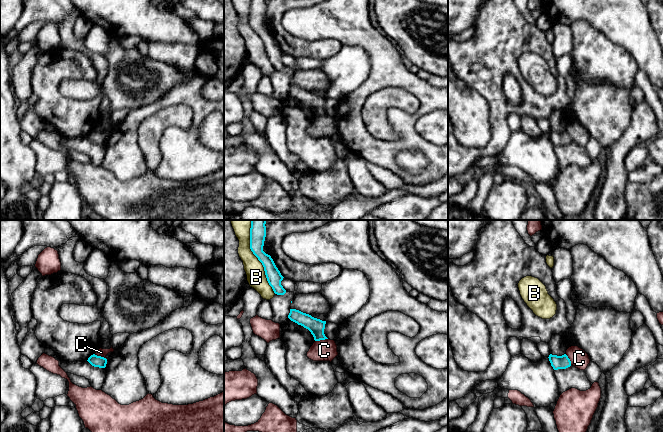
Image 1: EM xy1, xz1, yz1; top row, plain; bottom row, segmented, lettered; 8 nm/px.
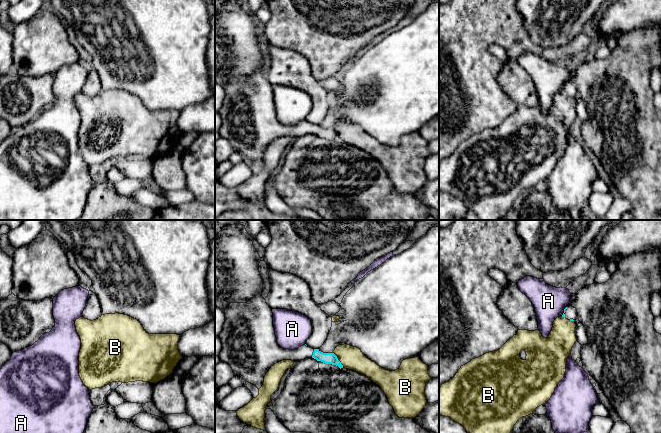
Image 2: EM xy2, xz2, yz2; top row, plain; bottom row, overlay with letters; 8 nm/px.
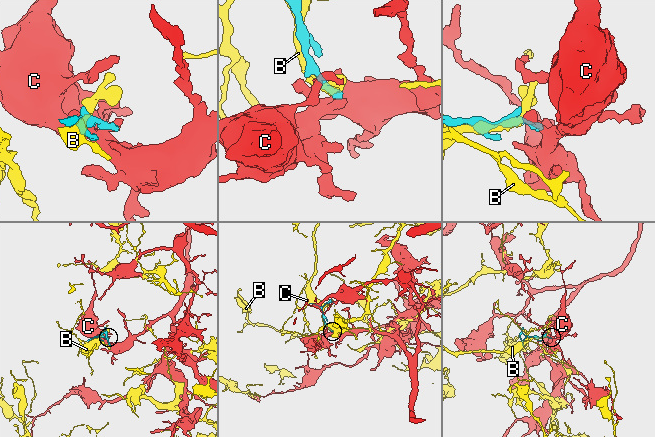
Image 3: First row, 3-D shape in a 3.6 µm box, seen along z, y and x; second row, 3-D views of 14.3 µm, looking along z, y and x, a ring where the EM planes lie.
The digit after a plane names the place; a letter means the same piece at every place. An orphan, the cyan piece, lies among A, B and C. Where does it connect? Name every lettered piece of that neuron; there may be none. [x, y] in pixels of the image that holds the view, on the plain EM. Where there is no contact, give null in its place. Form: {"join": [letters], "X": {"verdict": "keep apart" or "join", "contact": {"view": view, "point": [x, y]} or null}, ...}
{"join": [], "A": {"verdict": "keep apart", "contact": {"view": "yz2", "point": [565, 84]}}, "B": {"verdict": "keep apart", "contact": {"view": "xz1", "point": [258, 35]}}, "C": {"verdict": "keep apart", "contact": {"view": "xz1", "point": [321, 115]}}}

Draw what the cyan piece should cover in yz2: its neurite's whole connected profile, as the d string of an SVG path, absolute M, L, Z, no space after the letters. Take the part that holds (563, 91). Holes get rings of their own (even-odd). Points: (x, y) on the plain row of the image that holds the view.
M568 82L564 85L564 89L562 91L562 93L570 96L570 97L574 97L576 95L578 95L578 89L576 84L572 83L572 82Z

